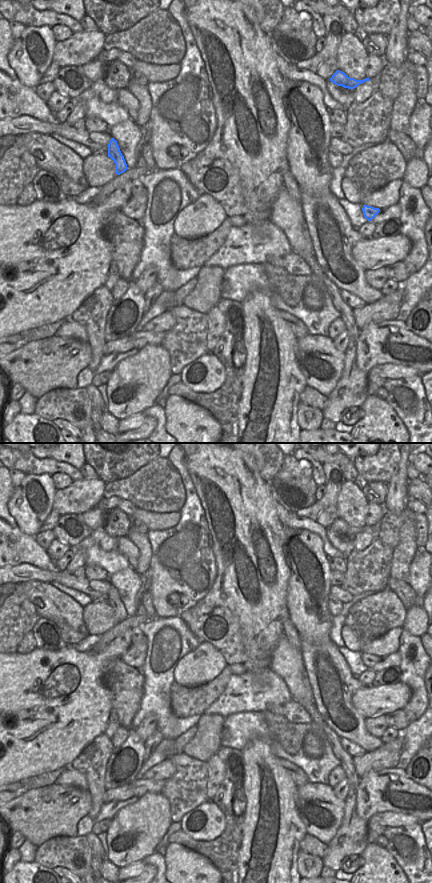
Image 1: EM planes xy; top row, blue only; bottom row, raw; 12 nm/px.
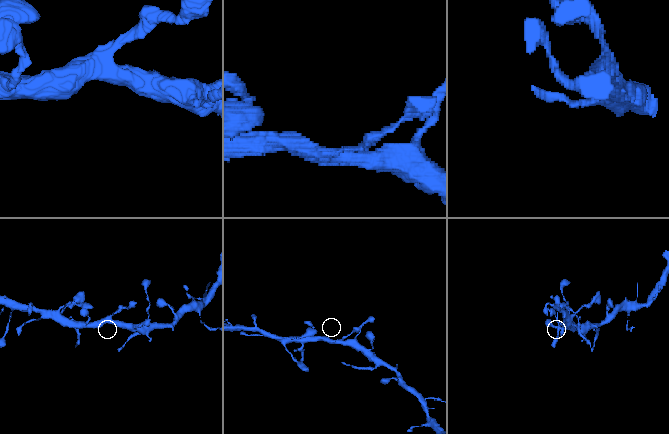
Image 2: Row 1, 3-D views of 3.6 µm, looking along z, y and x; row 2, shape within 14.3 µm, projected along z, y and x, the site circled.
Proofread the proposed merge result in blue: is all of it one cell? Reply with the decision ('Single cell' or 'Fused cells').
Single cell

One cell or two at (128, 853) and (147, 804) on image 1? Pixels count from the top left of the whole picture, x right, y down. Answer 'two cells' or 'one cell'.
one cell

